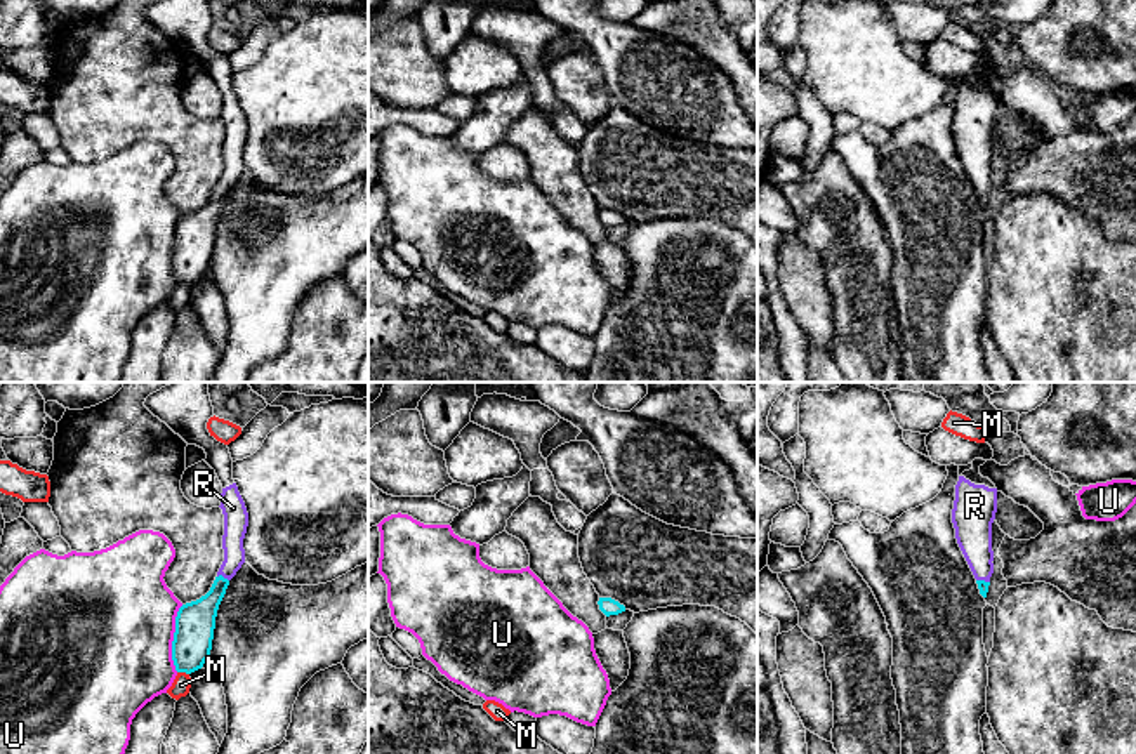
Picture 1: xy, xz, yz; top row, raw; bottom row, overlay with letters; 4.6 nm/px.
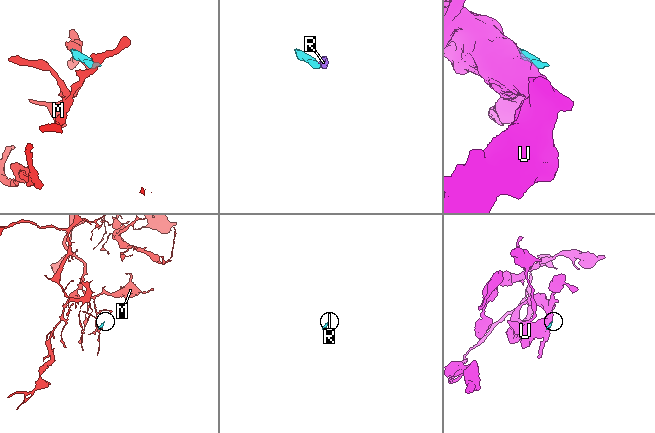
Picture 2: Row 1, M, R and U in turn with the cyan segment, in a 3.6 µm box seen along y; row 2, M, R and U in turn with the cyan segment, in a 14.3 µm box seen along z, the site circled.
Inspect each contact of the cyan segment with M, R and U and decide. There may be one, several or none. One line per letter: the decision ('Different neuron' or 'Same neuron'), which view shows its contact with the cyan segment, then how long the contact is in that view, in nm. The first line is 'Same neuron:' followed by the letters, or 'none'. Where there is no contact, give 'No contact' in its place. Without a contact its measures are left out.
Same neuron: R
M: Different neuron. Touches cyan in xy. Shared border 60 nm
R: Same neuron. Touches cyan in xy. Shared border 60 nm
U: Different neuron. Touches cyan in xy. Shared border 320 nm

